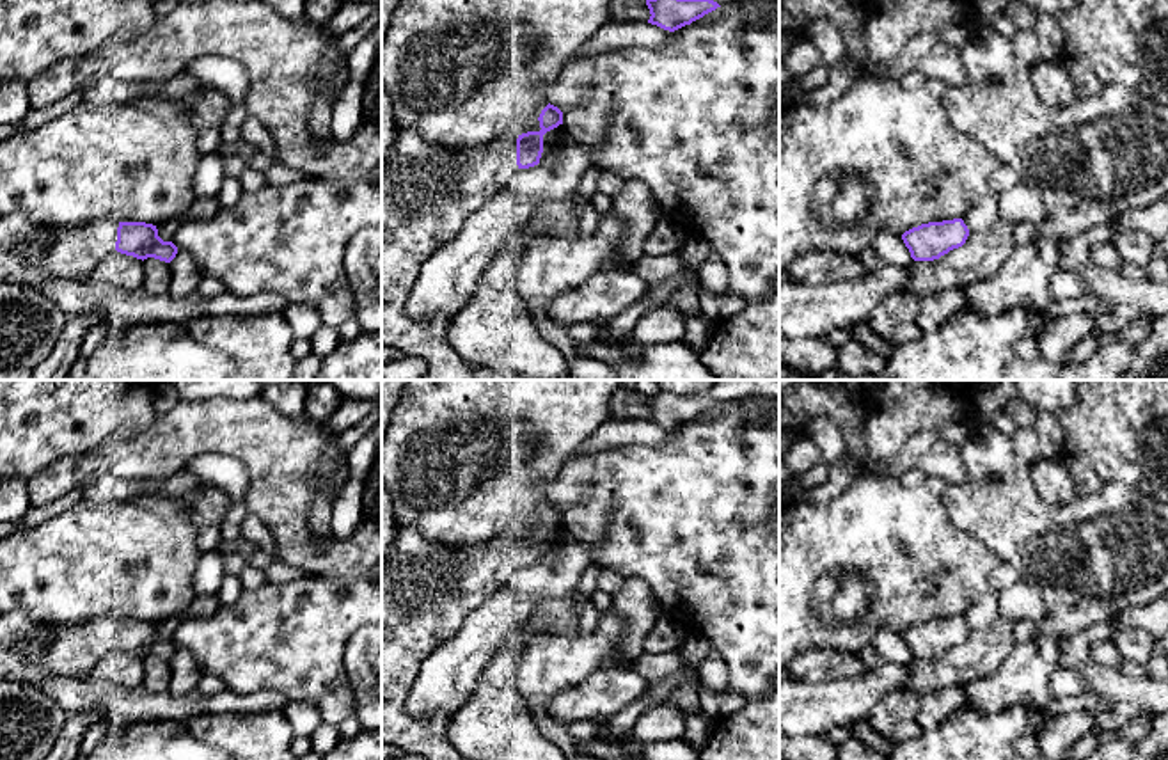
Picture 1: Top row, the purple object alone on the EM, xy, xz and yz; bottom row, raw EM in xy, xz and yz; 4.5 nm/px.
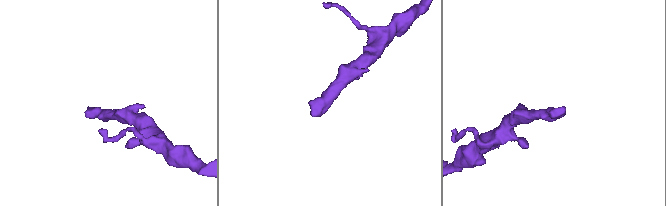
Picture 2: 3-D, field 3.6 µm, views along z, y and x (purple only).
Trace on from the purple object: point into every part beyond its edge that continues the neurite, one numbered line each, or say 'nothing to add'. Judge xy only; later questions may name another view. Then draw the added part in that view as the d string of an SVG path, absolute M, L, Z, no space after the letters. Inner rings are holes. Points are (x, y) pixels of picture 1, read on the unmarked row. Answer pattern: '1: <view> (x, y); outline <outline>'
1: xy (31, 652); outline M23 611L0 613L0 680L43 685L46 678L87 678L115 648L119 620L103 616L78 625L34 621Z

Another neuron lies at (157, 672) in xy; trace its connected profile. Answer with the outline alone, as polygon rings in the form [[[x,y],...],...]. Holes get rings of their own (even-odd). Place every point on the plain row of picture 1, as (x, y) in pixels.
[[[154,655],[144,657],[144,687],[151,693],[167,691],[172,678],[170,662]]]

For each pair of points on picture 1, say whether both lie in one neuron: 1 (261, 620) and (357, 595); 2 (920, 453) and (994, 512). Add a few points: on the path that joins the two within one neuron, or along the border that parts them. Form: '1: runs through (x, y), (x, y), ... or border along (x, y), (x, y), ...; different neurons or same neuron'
1: runs through (284, 613), (325, 613), (334, 609); same neuron
2: border along (961, 446), (964, 476), (941, 485); different neurons

